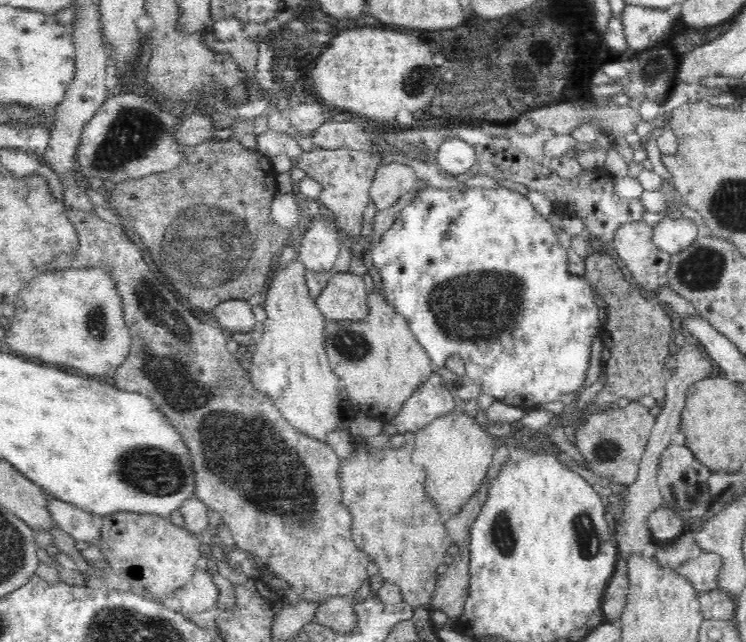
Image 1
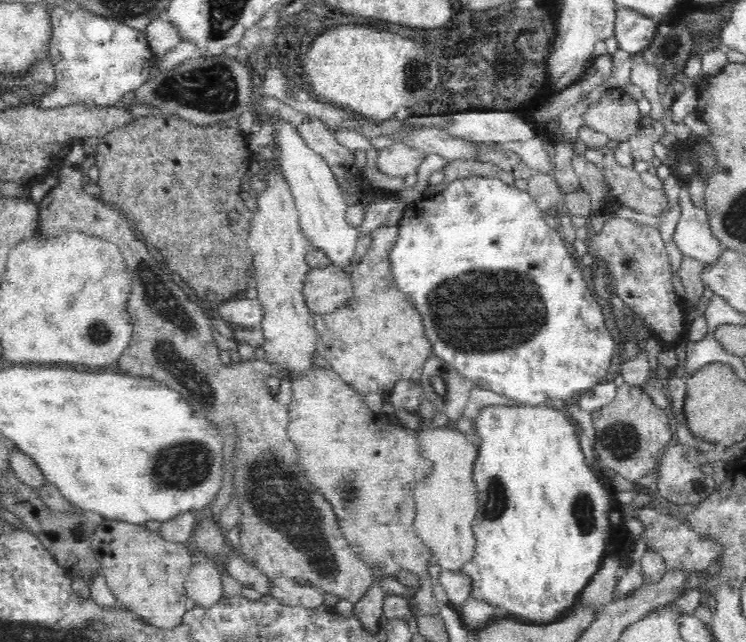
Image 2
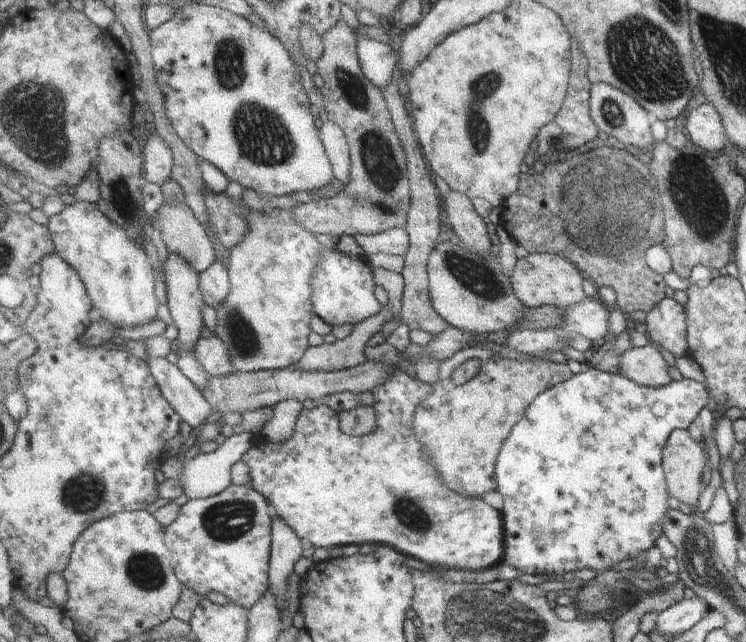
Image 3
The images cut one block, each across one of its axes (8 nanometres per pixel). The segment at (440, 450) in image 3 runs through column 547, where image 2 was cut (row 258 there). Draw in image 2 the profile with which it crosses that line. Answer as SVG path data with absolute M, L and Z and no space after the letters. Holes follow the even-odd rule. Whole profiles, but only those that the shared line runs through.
M382 226L371 234L371 243L367 253L360 259L351 271L354 294L347 305L333 314L316 315L317 330L316 353L331 364L332 370L340 374L344 382L354 386L362 395L378 393L385 396L400 381L417 381L421 378L424 362L434 356L432 344L426 336L422 312L416 309L414 302L400 290L392 274L390 251L399 239L399 227Z

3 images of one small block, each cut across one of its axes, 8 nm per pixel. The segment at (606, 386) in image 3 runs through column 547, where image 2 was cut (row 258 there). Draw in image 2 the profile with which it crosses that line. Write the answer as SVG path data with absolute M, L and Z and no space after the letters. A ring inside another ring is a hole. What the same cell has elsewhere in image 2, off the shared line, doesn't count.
M471 176L448 182L443 191L427 196L419 204L409 204L403 209L399 224L399 239L392 247L389 259L397 286L414 302L416 309L422 312L427 338L432 344L434 356L442 358L454 366L462 375L470 378L474 386L504 395L514 402L526 405L546 404L548 400L564 400L576 394L589 392L604 382L612 364L616 348L616 337L606 328L606 318L602 306L595 299L595 292L588 289L584 280L581 264L564 245L558 231L551 229L543 217L543 211L528 191L520 191L498 177Z

